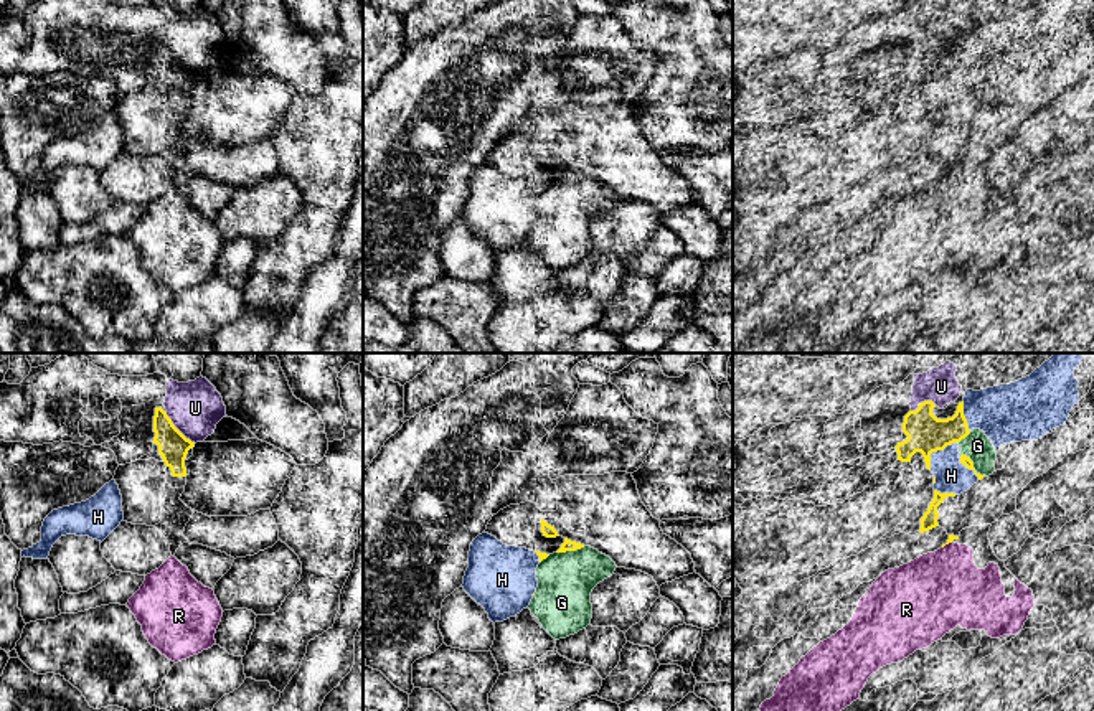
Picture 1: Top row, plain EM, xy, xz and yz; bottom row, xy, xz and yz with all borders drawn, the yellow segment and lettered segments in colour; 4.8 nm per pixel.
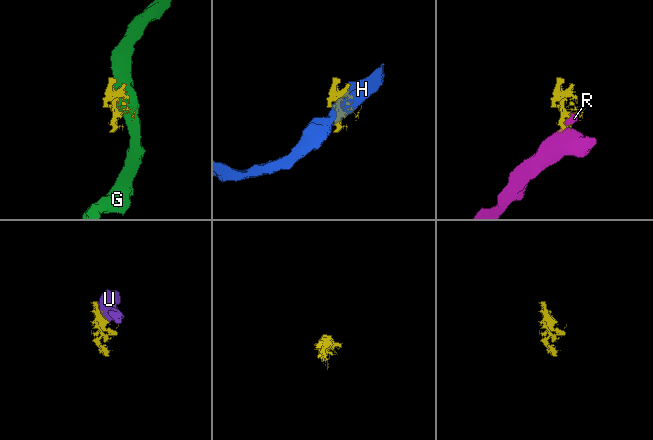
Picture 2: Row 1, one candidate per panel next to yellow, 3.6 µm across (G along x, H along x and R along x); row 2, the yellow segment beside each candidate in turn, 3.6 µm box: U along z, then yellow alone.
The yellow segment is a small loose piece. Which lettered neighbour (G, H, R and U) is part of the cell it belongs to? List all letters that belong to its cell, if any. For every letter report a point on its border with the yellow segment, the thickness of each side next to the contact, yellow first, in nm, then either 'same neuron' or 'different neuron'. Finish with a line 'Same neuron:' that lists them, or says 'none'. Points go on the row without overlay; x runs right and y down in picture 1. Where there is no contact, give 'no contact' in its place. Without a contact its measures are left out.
G: meets yellow in yz at (972, 96); 50 nm thick on the yellow side, 140 nm on the other; different neuron
H: meets yellow in yz at (934, 81); 190 nm thick on the yellow side, 160 nm on the other; different neuron
R: meets yellow in yz at (946, 174); 30 nm thick on the yellow side, 380 nm on the other; different neuron
U: meets yellow in xy at (177, 60); 150 nm thick on the yellow side, 260 nm on the other; different neuron
Same neuron: none

